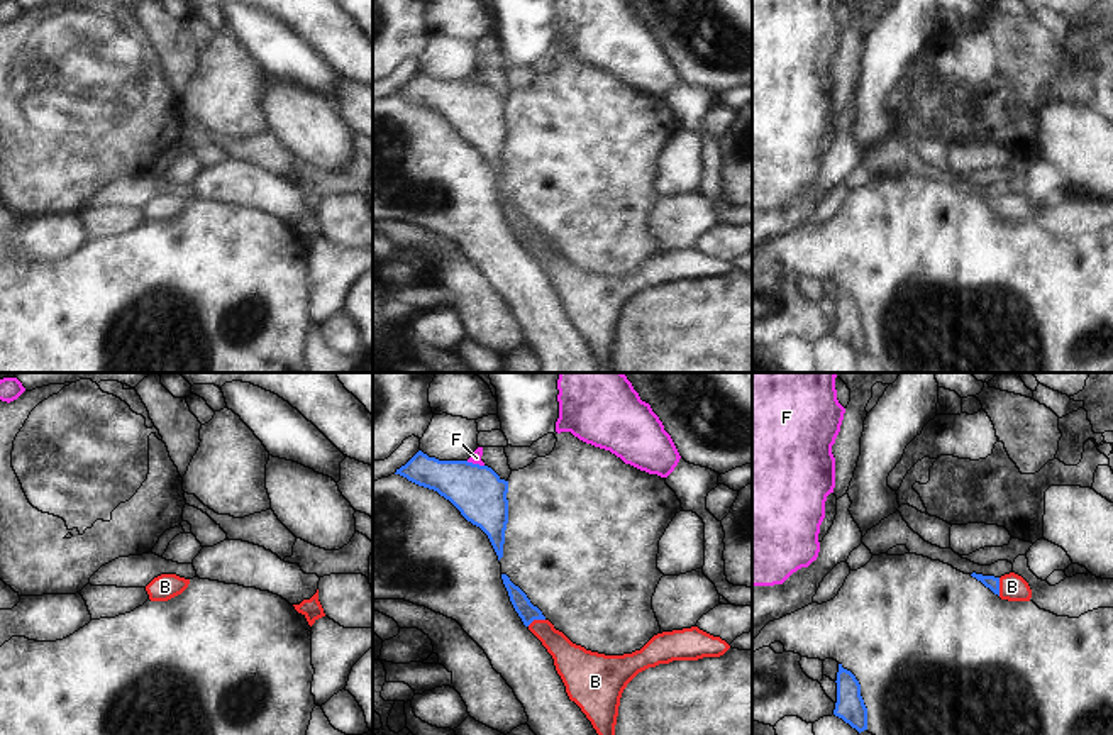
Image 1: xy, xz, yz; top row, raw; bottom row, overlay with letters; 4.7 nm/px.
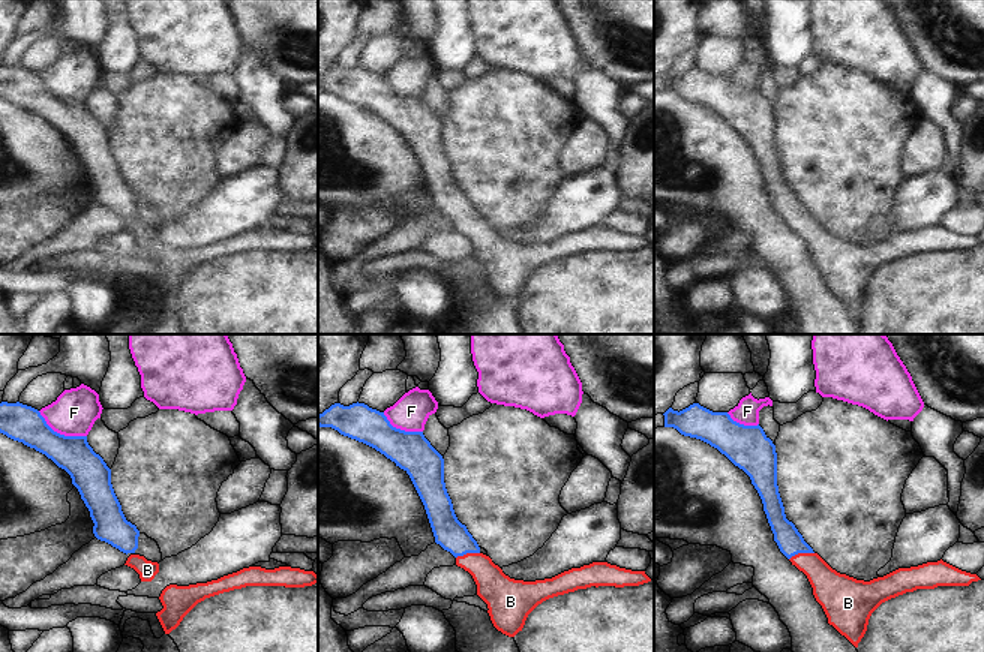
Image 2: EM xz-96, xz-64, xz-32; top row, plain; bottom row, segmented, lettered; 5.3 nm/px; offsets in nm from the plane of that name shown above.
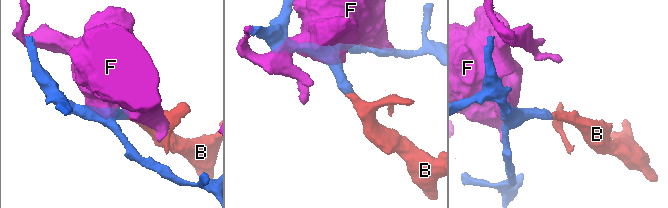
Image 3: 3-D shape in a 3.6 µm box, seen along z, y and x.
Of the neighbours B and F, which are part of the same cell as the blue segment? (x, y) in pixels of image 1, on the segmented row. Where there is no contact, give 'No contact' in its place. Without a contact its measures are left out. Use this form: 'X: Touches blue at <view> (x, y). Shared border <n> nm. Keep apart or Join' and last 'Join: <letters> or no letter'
B: Touches blue at yz (998, 586). Shared border 90 nm. Join
F: Touches blue at xz (475, 464). Shared border 90 nm. Keep apart
Join: B.

